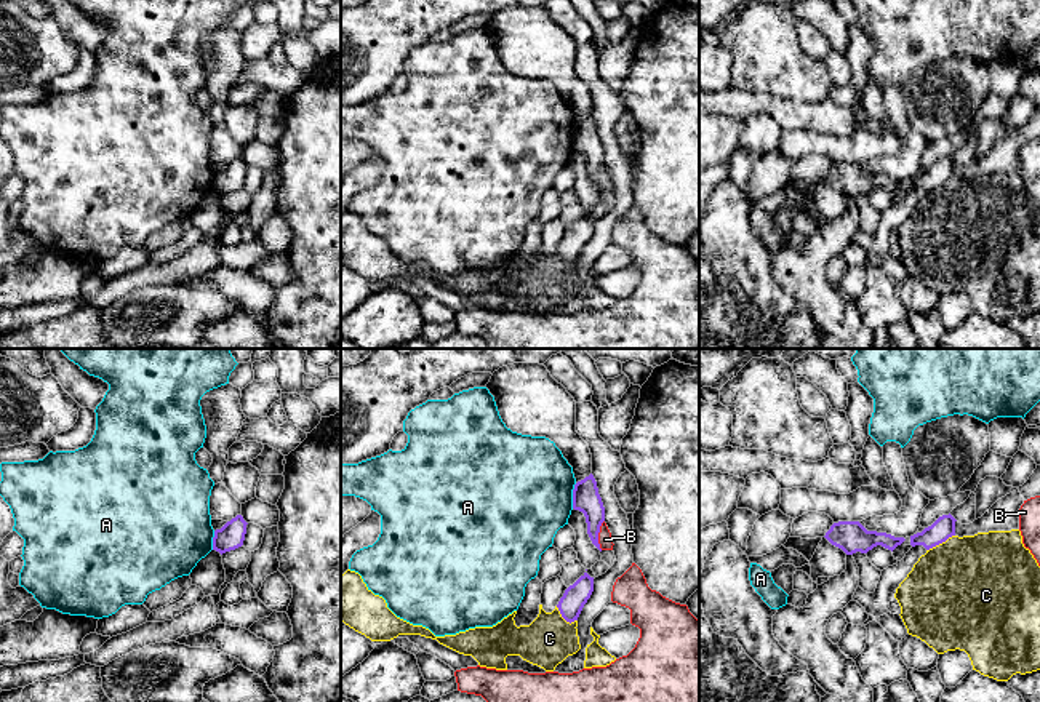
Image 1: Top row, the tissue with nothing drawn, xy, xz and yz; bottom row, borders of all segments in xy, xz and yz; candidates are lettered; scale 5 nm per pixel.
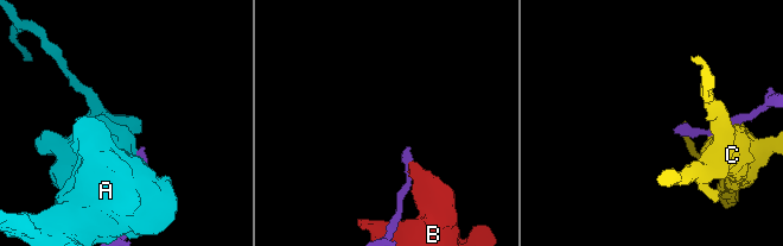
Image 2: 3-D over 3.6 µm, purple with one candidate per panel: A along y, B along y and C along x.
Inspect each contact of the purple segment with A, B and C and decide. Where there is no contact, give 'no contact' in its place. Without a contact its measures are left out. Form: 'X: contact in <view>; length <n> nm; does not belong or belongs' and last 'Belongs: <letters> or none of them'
A: contact in xz; length 130 nm; does not belong
B: contact in xz; length 150 nm; does not belong
C: contact in yz; length 170 nm; does not belong
Belongs: none of them

